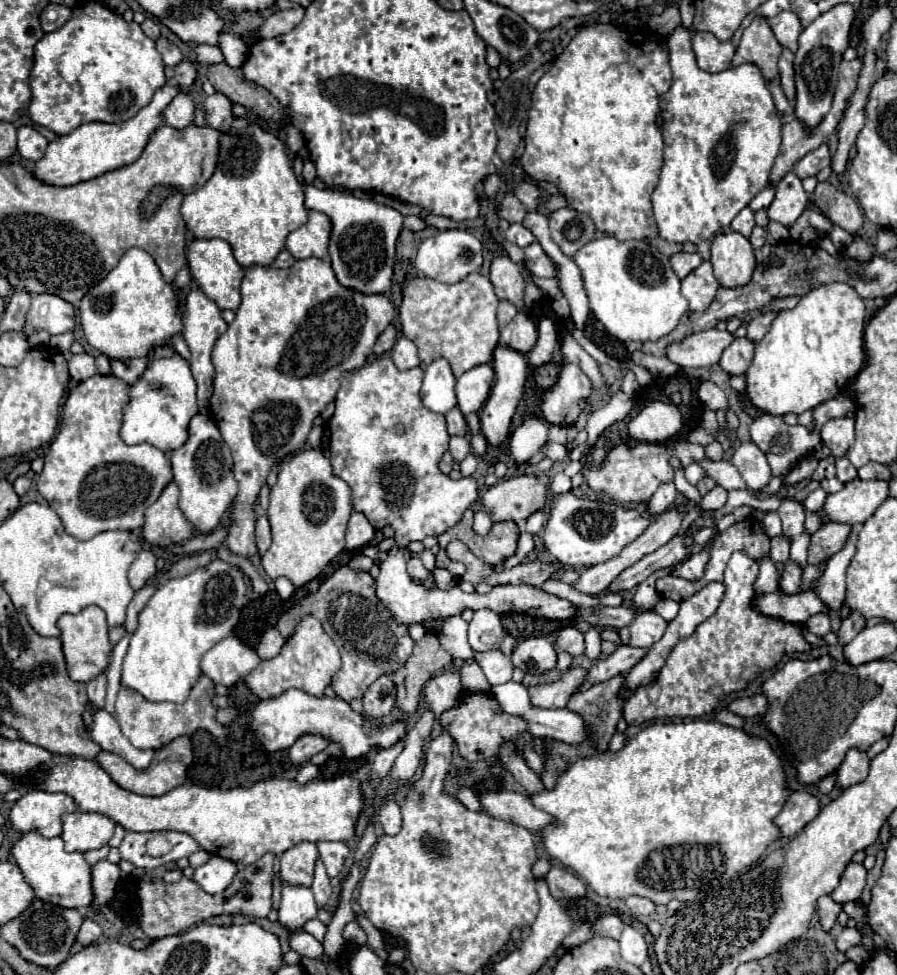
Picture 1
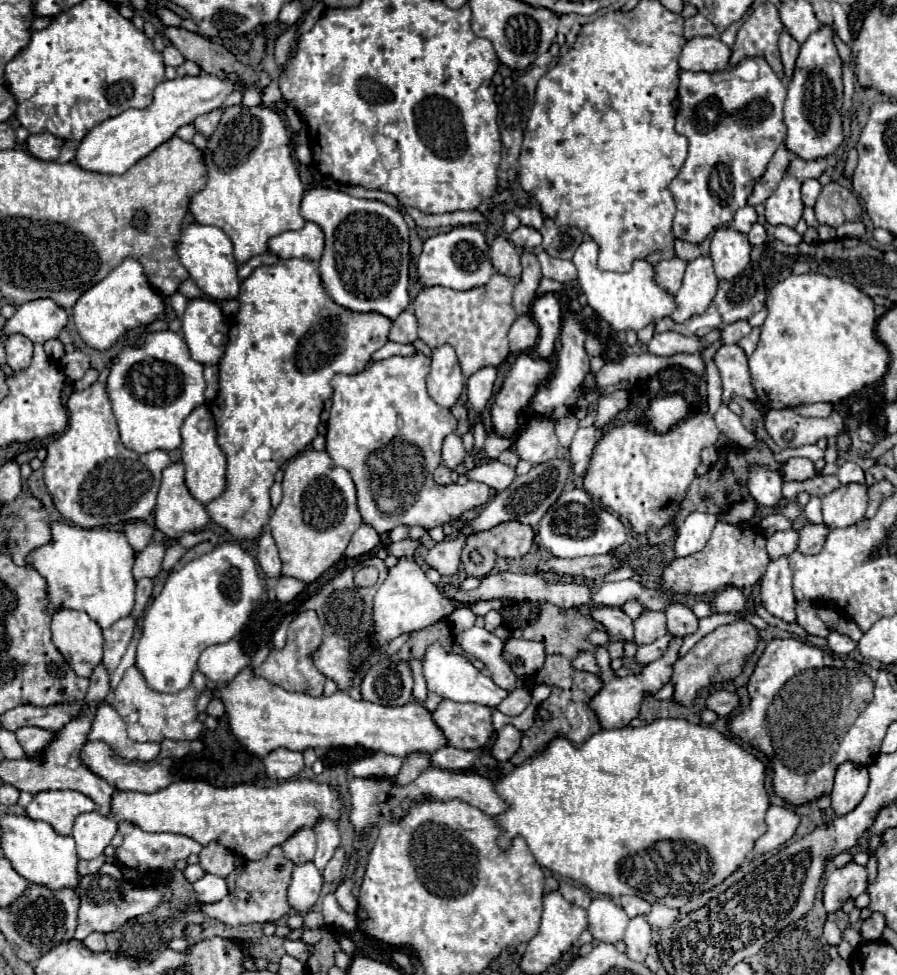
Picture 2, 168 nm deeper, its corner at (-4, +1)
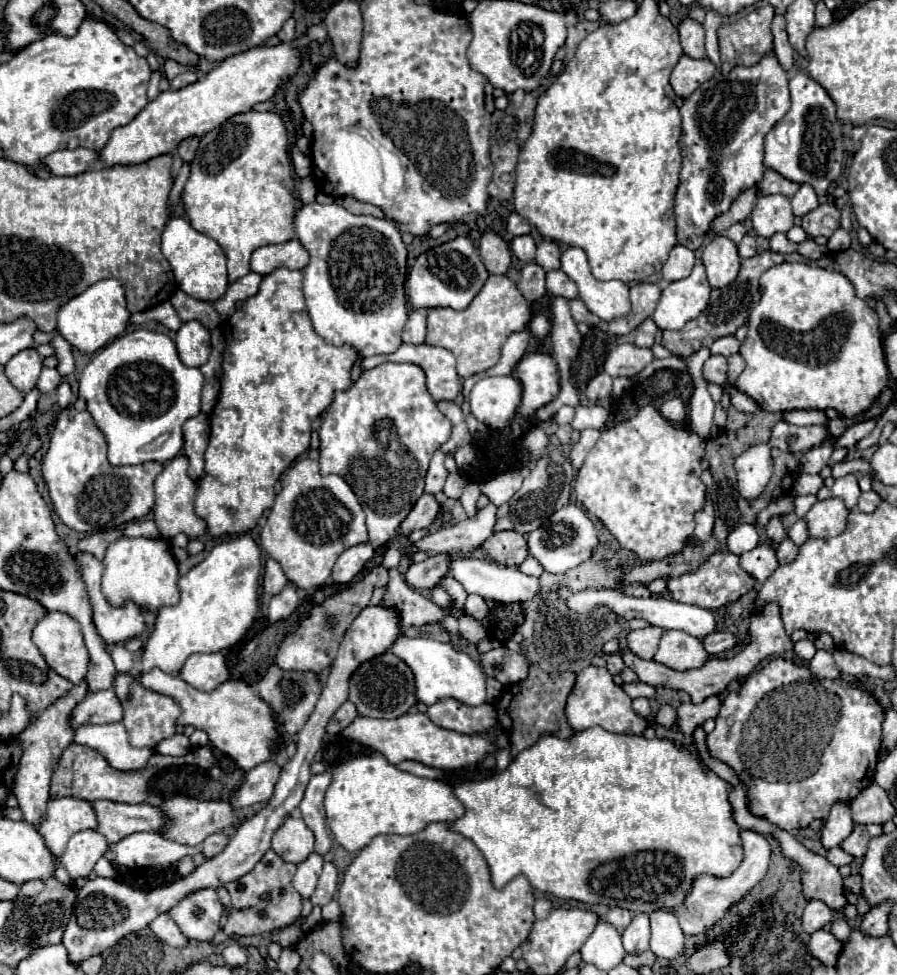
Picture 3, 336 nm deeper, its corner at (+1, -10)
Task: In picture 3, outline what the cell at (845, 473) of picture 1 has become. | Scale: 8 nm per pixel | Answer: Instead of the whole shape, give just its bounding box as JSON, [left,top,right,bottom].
[831,475,861,509]

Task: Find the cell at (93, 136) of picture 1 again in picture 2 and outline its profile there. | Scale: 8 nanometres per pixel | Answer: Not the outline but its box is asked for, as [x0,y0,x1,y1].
[76,72,244,174]

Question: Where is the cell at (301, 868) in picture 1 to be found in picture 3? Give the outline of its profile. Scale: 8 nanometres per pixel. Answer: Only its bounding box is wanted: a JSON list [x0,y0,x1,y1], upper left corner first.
[271,815,315,865]

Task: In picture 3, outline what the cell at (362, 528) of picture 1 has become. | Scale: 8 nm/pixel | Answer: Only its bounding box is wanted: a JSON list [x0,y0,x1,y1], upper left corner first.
[331,543,375,583]

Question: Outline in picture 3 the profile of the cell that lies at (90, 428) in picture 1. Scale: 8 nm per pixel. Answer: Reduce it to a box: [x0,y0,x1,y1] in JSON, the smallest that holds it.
[43,407,163,533]

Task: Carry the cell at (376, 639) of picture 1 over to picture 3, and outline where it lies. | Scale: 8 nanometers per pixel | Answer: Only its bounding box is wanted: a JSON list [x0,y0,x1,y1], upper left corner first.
[275,565,389,673]

